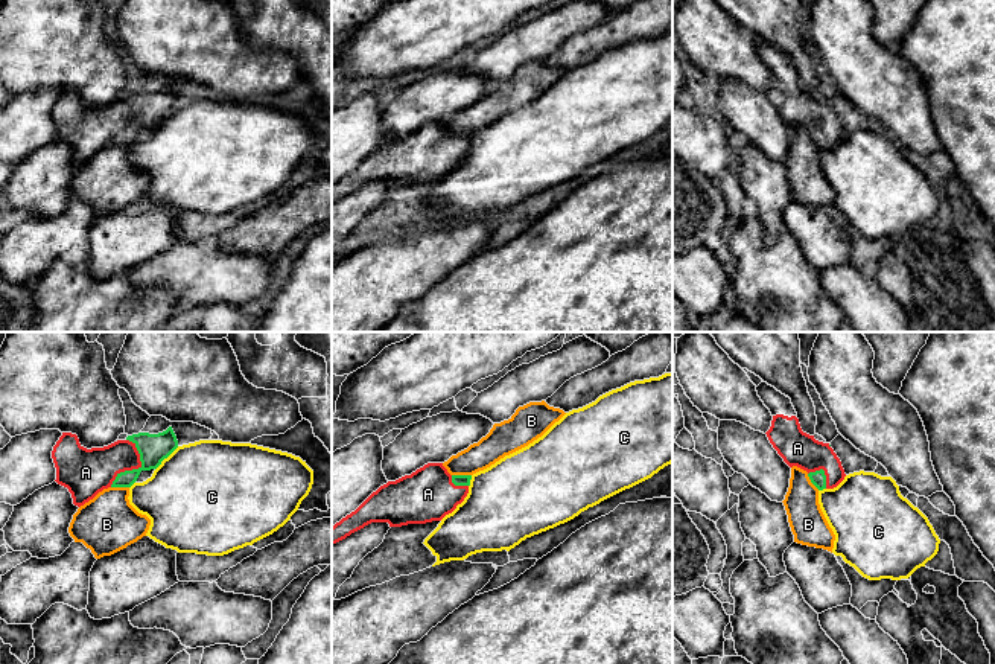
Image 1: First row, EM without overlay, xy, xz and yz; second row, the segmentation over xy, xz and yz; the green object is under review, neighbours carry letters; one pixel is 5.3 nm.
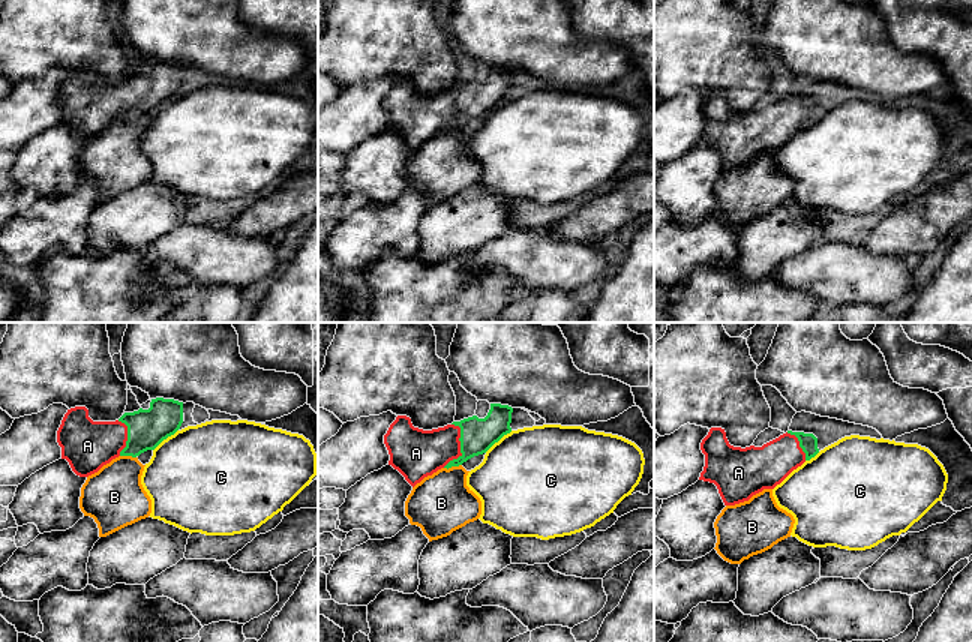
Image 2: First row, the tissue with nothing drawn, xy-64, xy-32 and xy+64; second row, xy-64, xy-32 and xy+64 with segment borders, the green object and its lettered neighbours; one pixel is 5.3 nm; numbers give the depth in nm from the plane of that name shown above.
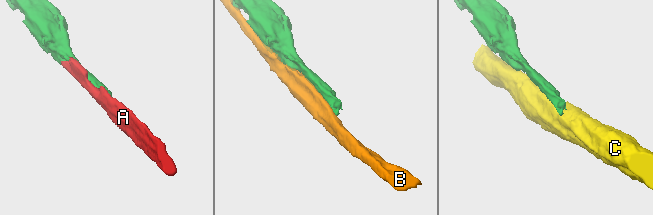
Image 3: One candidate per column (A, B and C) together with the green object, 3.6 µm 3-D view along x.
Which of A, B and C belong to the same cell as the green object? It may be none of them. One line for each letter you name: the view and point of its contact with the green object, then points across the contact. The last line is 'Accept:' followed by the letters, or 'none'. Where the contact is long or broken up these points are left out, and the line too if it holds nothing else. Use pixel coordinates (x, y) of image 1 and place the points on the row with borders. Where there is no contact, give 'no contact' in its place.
A: xy (136, 469)
Accept: A

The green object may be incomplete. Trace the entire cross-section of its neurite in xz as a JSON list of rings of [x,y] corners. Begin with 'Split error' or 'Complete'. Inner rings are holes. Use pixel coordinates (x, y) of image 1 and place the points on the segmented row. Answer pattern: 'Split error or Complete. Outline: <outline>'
Split error. Outline: [[[428,463],[411,475],[388,481],[354,512],[332,527],[332,544],[371,522],[389,527],[441,521],[469,493],[472,475],[450,475],[443,463]]]

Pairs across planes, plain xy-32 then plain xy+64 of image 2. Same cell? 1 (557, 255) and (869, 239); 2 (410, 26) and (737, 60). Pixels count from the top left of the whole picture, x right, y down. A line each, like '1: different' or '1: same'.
1: different
2: same

